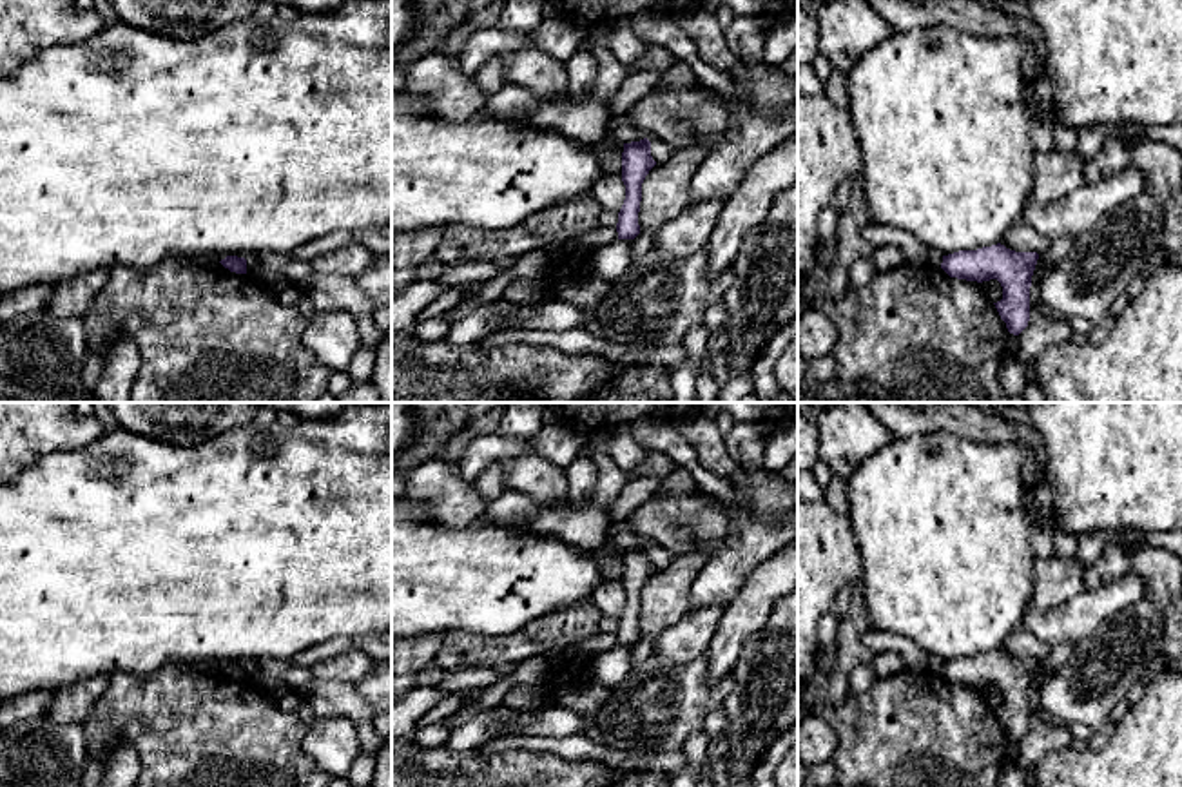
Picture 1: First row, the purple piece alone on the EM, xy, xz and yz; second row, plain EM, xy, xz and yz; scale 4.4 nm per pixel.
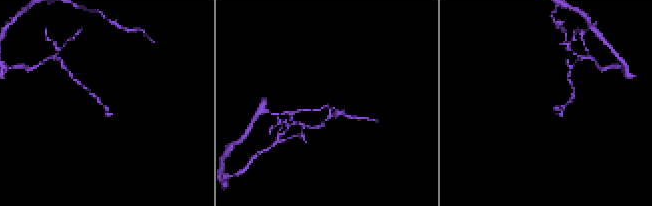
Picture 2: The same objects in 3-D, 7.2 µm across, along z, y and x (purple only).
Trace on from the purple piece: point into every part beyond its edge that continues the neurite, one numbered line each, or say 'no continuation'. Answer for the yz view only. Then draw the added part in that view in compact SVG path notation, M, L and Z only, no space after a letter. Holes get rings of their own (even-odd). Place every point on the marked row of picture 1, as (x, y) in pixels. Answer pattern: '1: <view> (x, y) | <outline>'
no continuation

